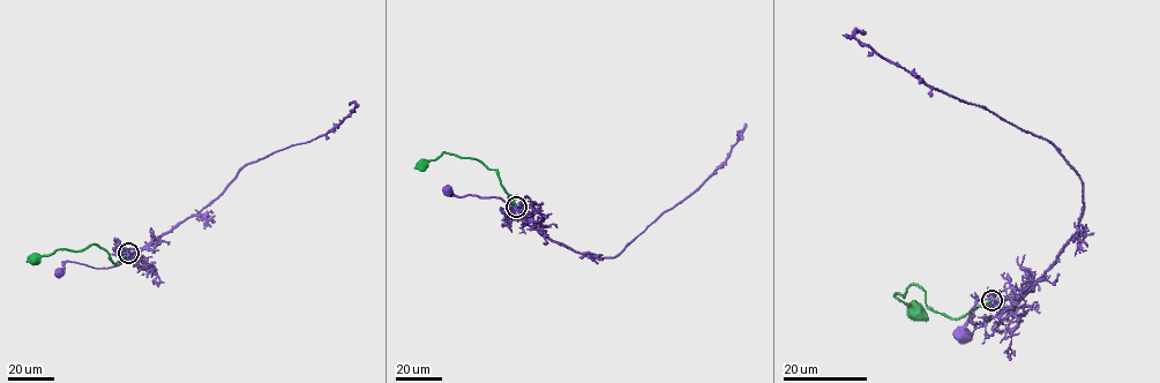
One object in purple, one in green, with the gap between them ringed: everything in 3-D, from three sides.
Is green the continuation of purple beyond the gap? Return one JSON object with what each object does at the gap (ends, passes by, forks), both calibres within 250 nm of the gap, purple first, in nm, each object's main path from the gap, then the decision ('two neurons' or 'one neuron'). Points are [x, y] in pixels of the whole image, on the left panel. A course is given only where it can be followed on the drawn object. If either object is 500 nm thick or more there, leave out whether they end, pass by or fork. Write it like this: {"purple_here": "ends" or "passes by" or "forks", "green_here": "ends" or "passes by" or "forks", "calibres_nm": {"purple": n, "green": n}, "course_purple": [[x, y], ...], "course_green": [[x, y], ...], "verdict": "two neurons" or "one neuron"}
{"purple_here": "forks", "green_here": "ends", "calibres_nm": {"purple": 320, "green": 280}, "course_purple": [[128, 253], [133, 252], [133, 256], [111, 267], [96, 268], [66, 261], [58, 272]], "course_green": [[128, 253], [113, 263], [103, 248], [92, 245], [79, 250], [55, 249], [36, 258]], "verdict": "two neurons"}

